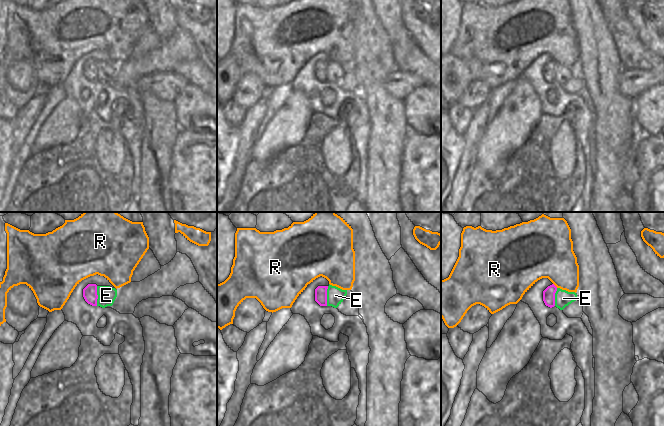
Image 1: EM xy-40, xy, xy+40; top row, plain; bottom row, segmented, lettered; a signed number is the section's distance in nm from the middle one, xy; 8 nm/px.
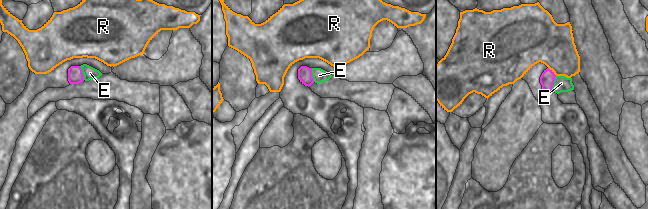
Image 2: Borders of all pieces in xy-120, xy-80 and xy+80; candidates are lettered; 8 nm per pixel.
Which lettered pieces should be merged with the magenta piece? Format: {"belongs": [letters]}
{"belongs": []}

